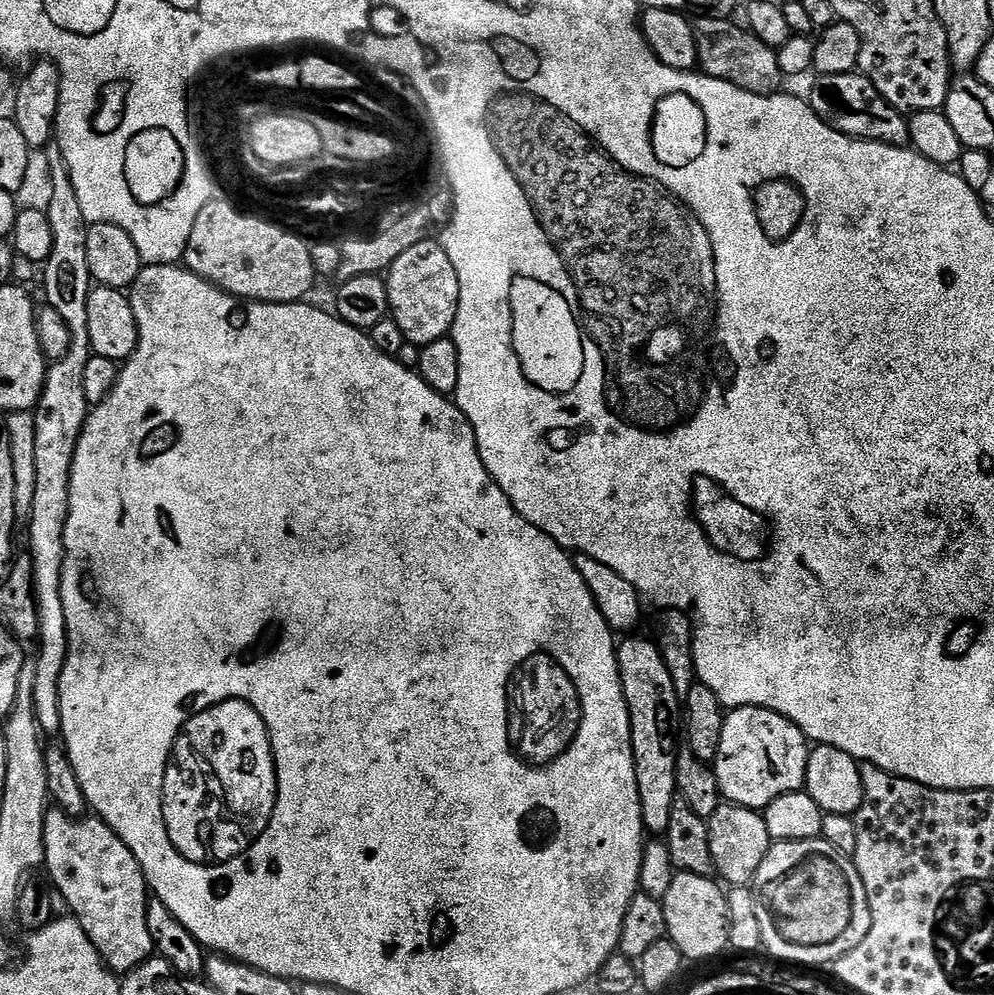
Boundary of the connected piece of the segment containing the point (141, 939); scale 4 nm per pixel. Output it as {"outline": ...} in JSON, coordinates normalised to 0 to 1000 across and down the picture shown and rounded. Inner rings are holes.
{"outline":[[[59,814],[45,819],[43,871],[48,872],[51,891],[58,901],[60,895],[72,916],[69,918],[87,935],[107,972],[118,979],[128,979],[155,957],[147,931],[151,893],[131,850],[107,826],[89,823],[67,820]]]}

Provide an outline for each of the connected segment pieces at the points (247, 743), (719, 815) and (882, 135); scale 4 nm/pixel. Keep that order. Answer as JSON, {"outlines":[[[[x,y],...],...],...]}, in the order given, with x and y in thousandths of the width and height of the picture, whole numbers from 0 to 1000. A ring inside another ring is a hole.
{"outlines":[[[[225,699],[225,704],[213,704],[213,708],[205,708],[205,712],[193,712],[181,728],[177,728],[177,740],[173,740],[173,748],[169,748],[169,756],[165,756],[165,776],[161,776],[161,828],[165,828],[165,840],[169,840],[169,852],[185,864],[185,868],[193,868],[193,872],[229,872],[229,868],[237,868],[237,864],[245,864],[266,840],[270,840],[270,832],[274,832],[274,824],[278,824],[278,812],[282,812],[282,764],[278,764],[278,744],[274,744],[274,728],[266,724],[266,716],[254,708],[254,704],[245,704],[245,699]]],[[[728,806],[712,825],[714,858],[718,858],[720,880],[729,889],[756,889],[763,878],[763,870],[767,870],[767,862],[771,862],[773,853],[778,847],[775,834],[771,834],[768,819],[760,812],[747,812],[741,808]]],[[[862,70],[851,74],[822,75],[820,79],[815,104],[819,115],[827,119],[829,125],[834,125],[847,135],[858,137],[860,141],[882,141],[885,145],[904,149],[914,144],[914,118],[895,107],[895,103],[883,94],[879,82],[875,82],[875,78],[868,72]]]]}

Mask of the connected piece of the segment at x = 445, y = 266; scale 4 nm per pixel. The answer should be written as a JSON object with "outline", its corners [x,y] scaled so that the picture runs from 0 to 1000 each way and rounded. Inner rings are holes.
{"outline":[[[434,240],[412,247],[412,251],[408,251],[388,274],[392,321],[400,324],[407,343],[412,346],[426,348],[451,338],[461,316],[461,271],[457,271],[457,263],[453,263],[450,248],[439,244],[443,243]]]}

